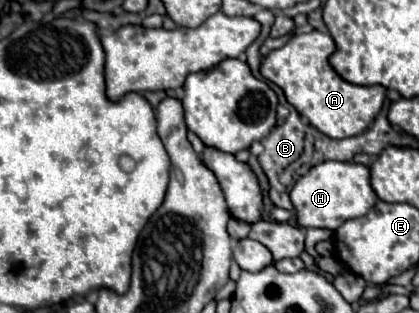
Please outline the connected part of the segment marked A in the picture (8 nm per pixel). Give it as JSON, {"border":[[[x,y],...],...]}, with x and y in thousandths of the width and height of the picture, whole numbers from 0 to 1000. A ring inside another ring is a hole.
{"border":[[[759,96],[735,109],[702,109],[683,147],[649,160],[625,198],[625,243],[644,262],[663,268],[683,319],[735,377],[735,390],[778,428],[783,441],[835,441],[864,428],[902,371],[916,319],[916,275],[854,275],[835,268],[802,236],[788,211],[783,185],[797,173],[802,141],[788,109],[768,109]]]}

